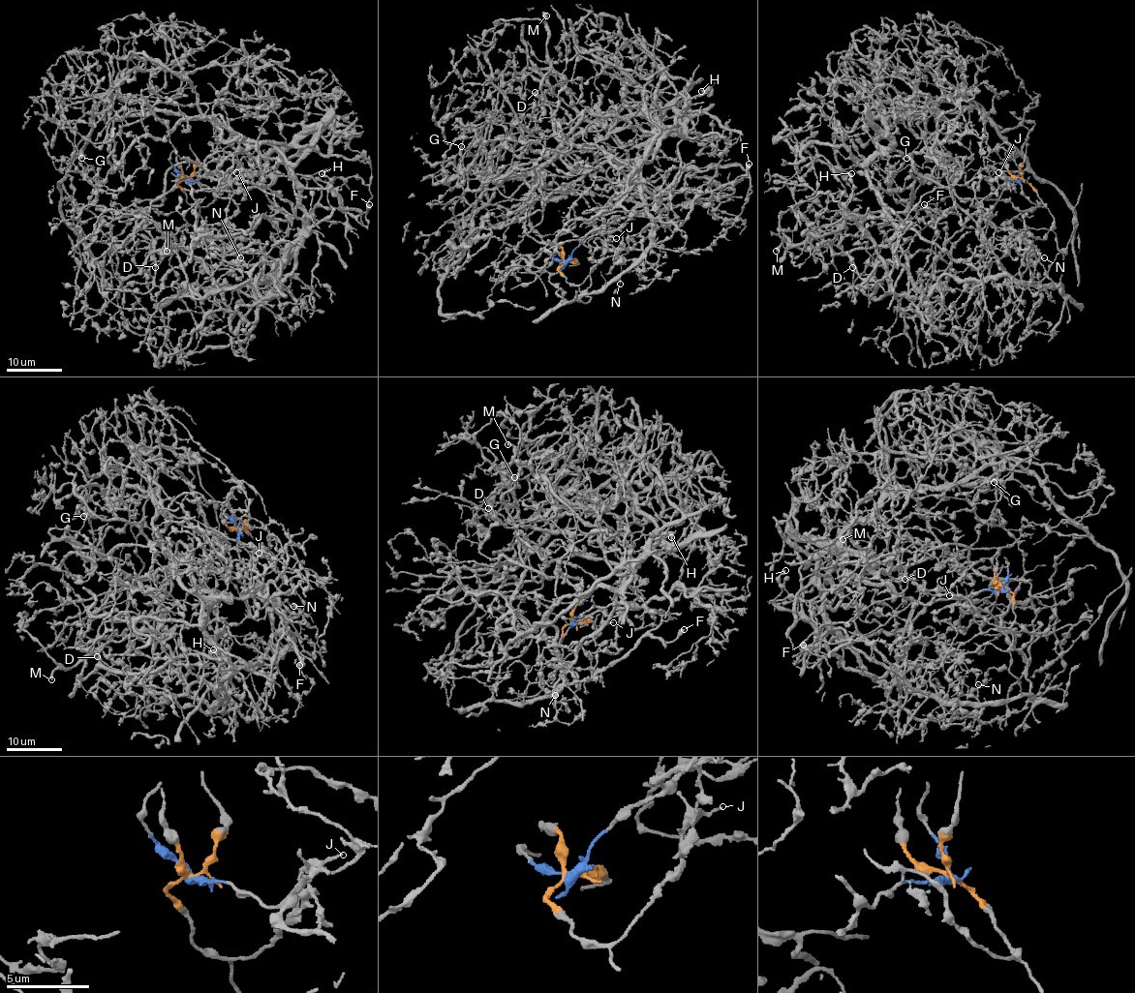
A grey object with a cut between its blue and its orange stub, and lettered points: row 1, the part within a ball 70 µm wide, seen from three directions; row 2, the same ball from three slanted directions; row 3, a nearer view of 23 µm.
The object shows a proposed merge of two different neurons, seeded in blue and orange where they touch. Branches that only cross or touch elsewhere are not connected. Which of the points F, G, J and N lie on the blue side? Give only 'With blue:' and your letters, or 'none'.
With blue: G

